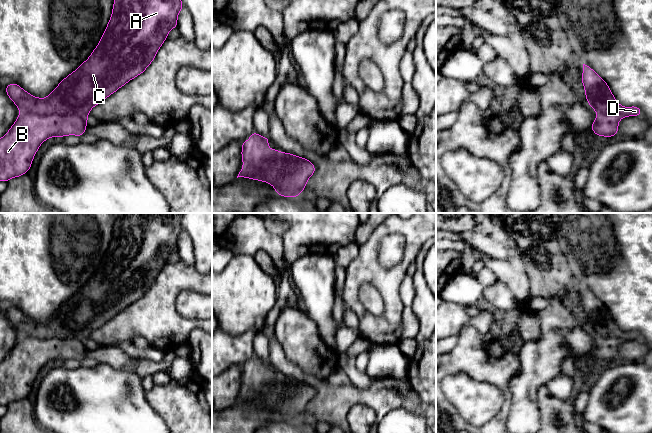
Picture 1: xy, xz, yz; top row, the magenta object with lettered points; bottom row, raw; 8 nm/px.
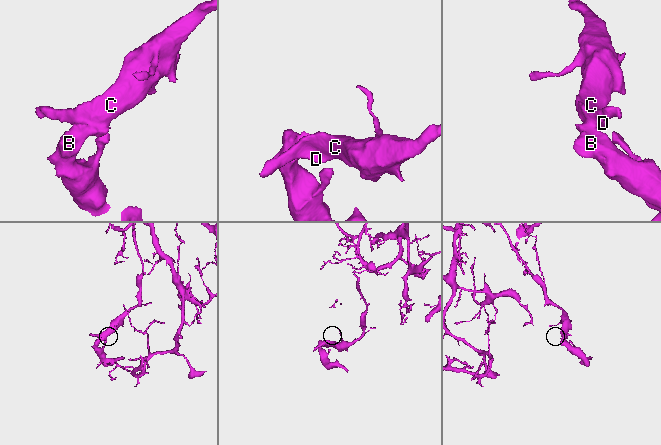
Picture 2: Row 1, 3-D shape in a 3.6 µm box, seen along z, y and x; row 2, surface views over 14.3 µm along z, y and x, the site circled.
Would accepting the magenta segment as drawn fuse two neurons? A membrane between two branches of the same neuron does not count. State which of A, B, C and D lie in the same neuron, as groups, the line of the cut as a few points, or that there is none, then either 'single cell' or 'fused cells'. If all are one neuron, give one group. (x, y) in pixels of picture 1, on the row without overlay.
A C D / B; cut in xy along (20, 335), (39, 338), (75, 338), (85, 347); fused cells

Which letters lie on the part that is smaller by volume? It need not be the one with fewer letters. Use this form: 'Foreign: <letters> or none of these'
Foreign: B

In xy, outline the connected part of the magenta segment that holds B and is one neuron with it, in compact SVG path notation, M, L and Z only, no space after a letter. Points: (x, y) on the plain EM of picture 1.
M20 336L18 342L0 362L0 405L8 406L11 402L26 398L40 369L50 361L76 359L86 357L86 347L76 339L39 339Z

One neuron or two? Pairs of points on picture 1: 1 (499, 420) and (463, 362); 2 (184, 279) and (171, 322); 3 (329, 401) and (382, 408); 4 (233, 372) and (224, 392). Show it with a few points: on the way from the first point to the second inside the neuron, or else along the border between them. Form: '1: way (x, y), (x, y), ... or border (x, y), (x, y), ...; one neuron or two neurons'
1: way (506, 402), (504, 387), (481, 366); one neuron
2: way (173, 289), (169, 293), (169, 311); one neuron
3: way (342, 398), (369, 398); one neuron
4: way (231, 377), (227, 387); one neuron

